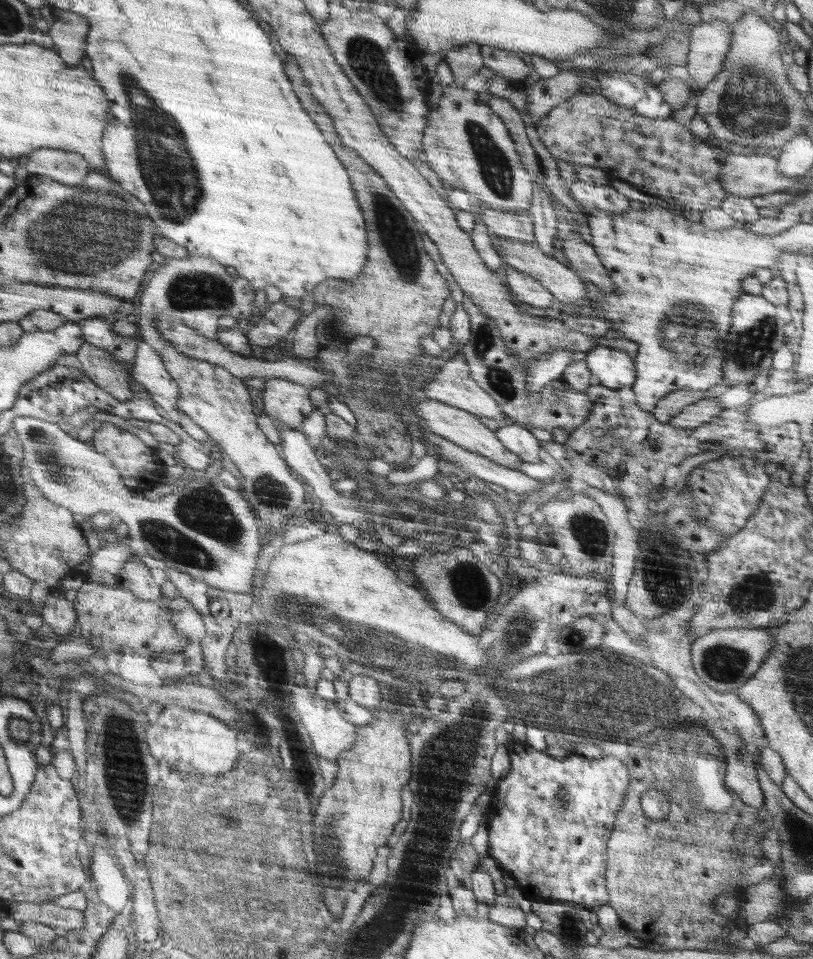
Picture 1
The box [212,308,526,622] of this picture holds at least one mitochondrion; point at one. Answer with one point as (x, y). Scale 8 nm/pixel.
(469, 585)

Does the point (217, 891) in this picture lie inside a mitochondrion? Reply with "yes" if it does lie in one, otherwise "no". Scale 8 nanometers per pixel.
yes

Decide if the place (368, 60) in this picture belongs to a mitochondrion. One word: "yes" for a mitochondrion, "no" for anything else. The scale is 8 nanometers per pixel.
yes

